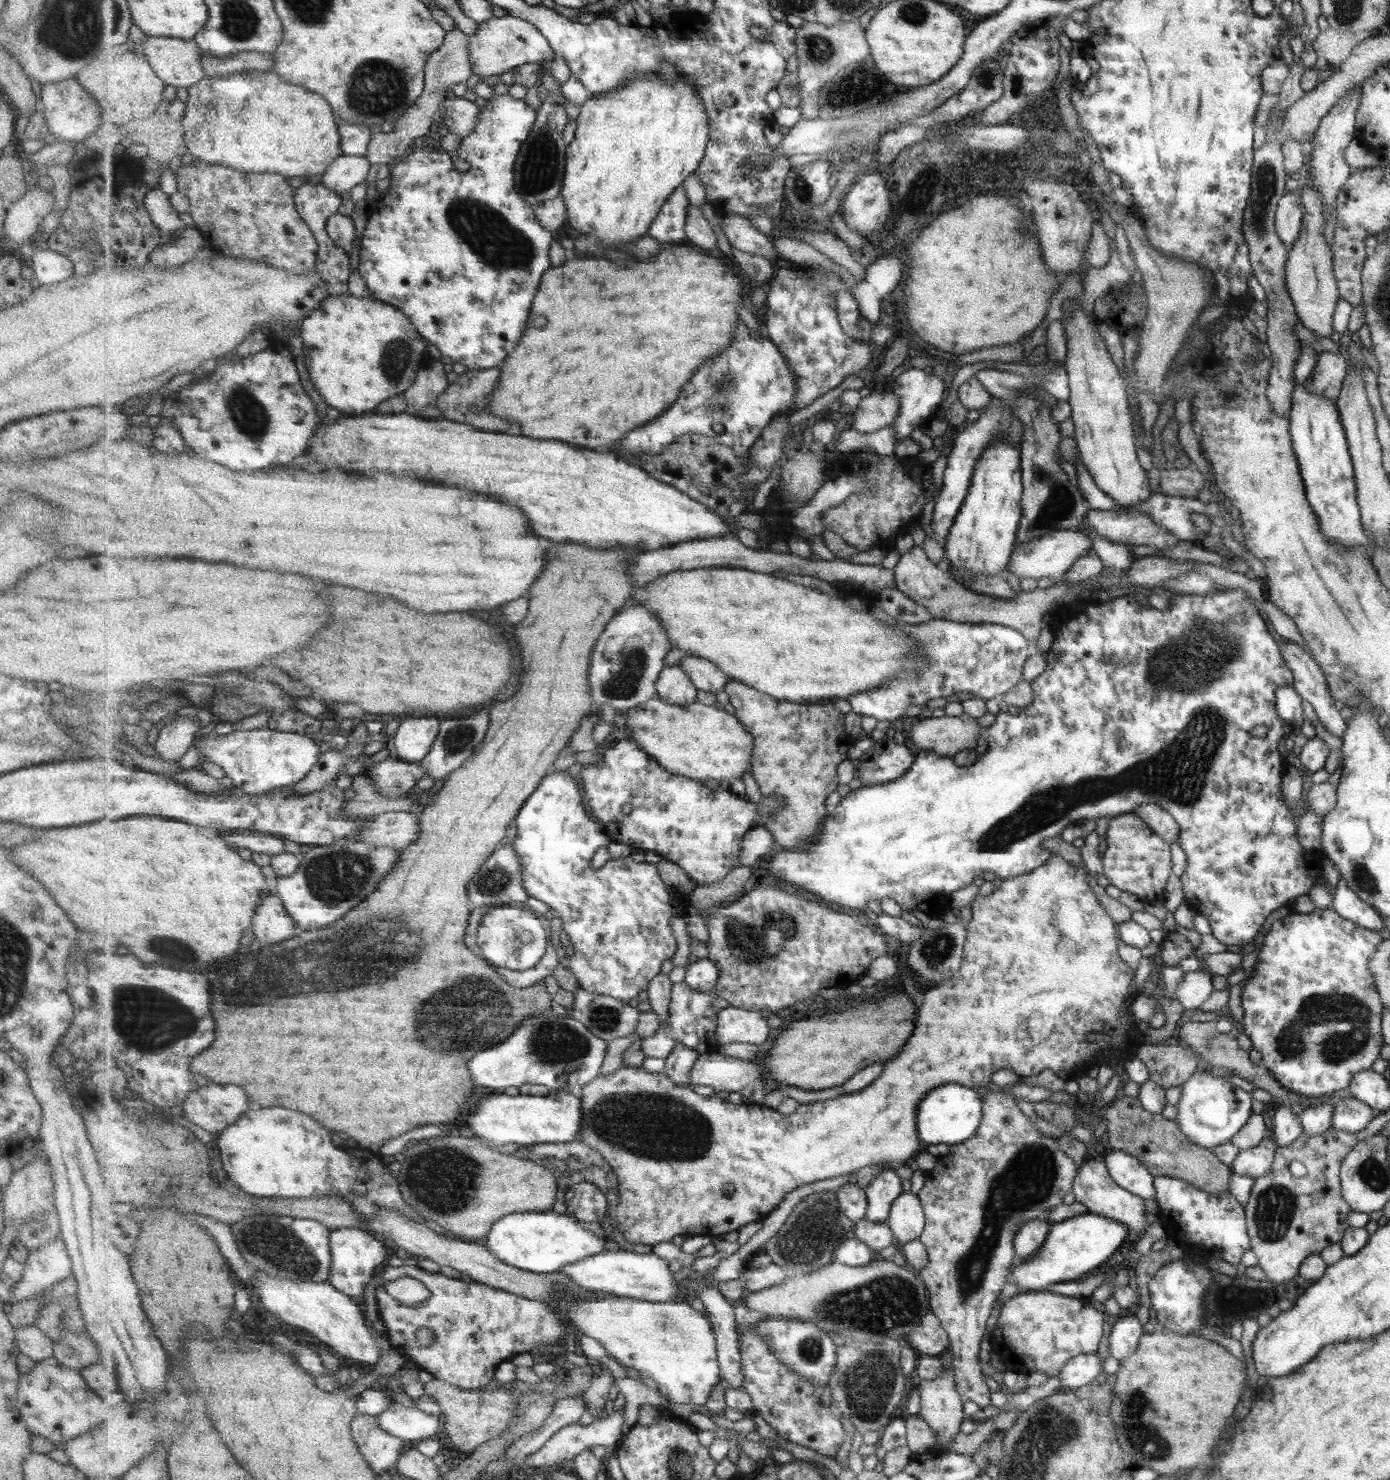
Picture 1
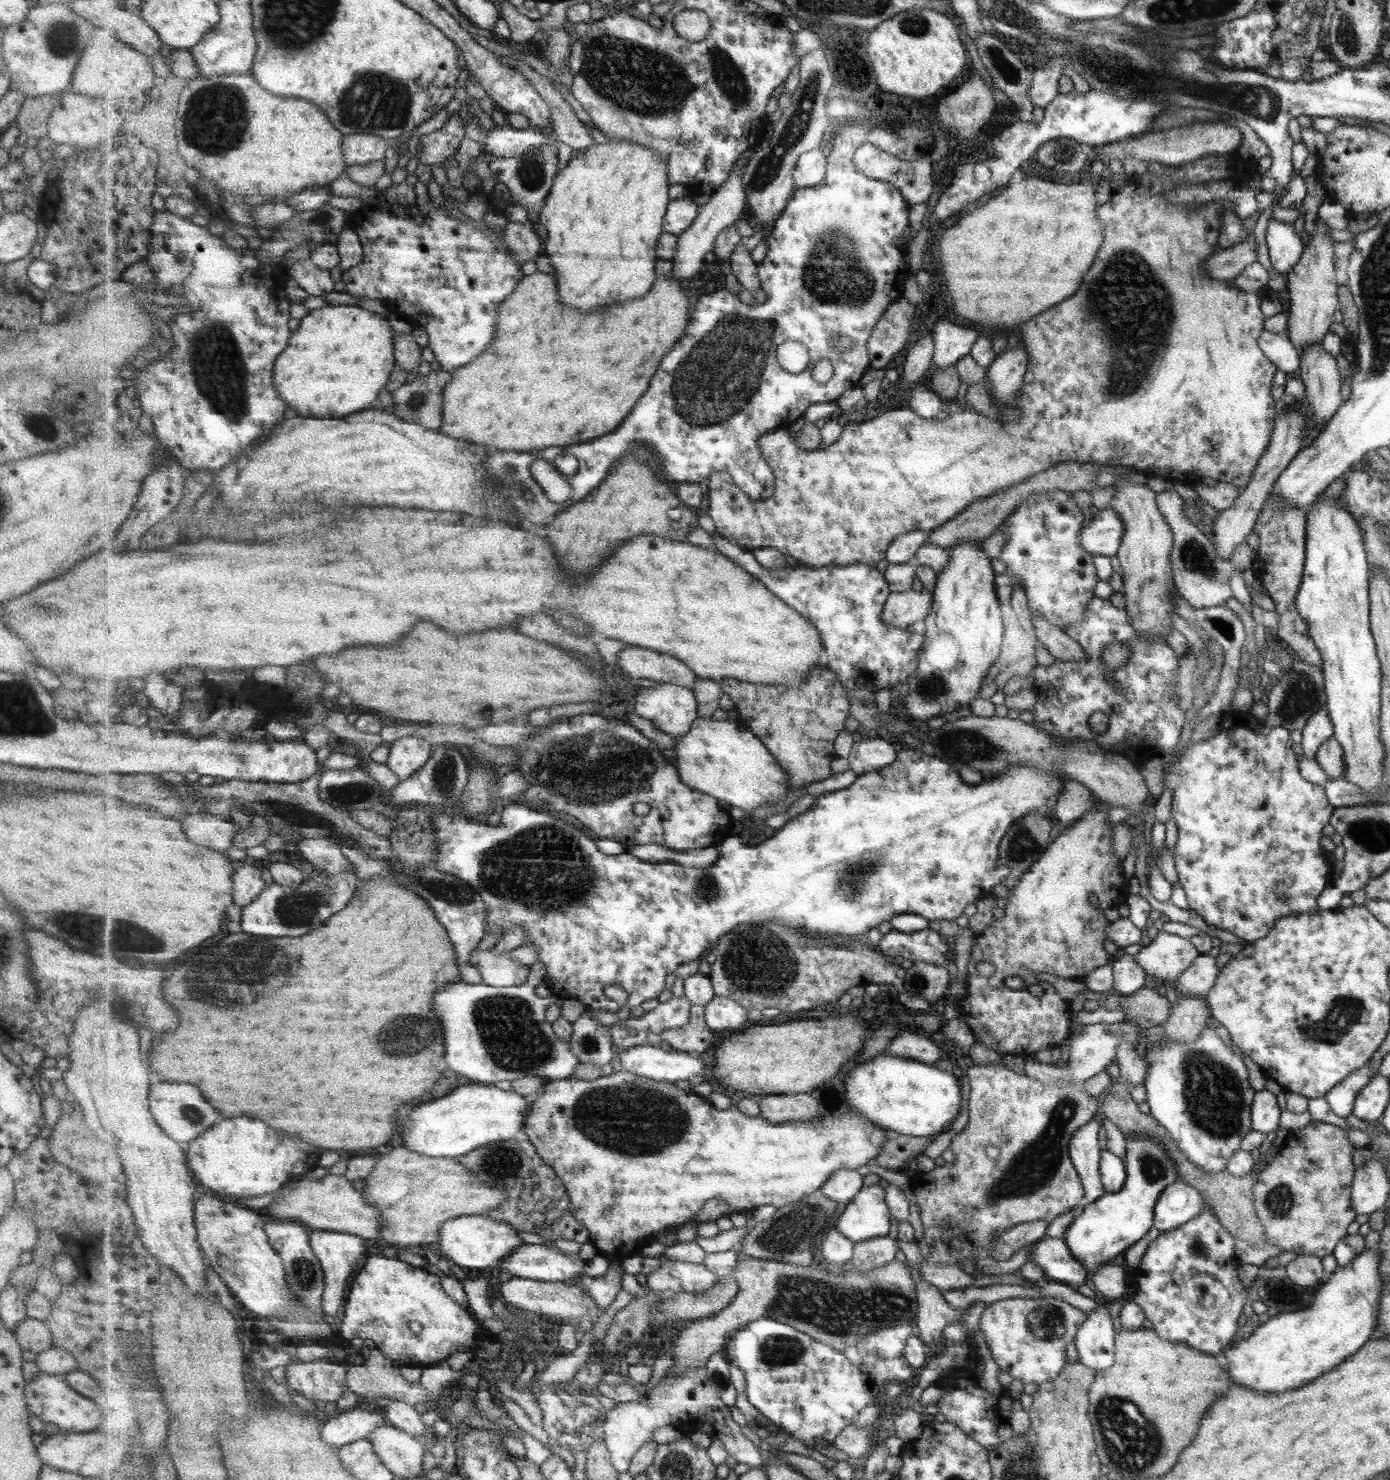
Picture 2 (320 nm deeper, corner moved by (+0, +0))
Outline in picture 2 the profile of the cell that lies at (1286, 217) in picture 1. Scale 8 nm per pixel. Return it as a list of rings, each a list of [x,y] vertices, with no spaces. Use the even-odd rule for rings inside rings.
[[[1268,220],[1265,244],[1271,266],[1280,274],[1286,274],[1297,264],[1304,251],[1304,237],[1298,237],[1293,226]]]

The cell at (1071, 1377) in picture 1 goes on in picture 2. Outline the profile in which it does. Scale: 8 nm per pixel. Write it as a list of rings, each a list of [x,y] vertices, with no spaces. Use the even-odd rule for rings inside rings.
[[[1098,1304],[1081,1325],[1072,1342],[1078,1361],[1095,1372],[1109,1368],[1113,1364],[1116,1334],[1107,1306]]]

